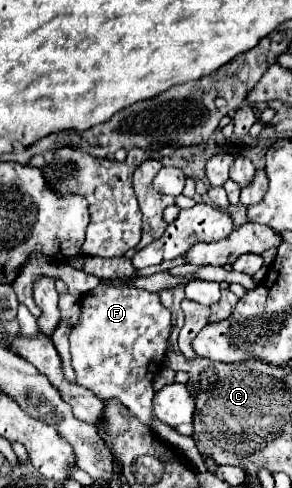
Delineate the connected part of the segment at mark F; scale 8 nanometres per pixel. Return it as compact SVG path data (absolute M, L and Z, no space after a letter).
M97 286L81 298L79 322L73 326L69 336L77 384L85 386L101 400L119 400L137 420L141 420L147 428L151 428L155 436L159 436L155 430L155 418L151 408L151 400L155 394L153 378L163 368L163 360L169 348L169 334L171 312L159 302L157 294L133 286Z

